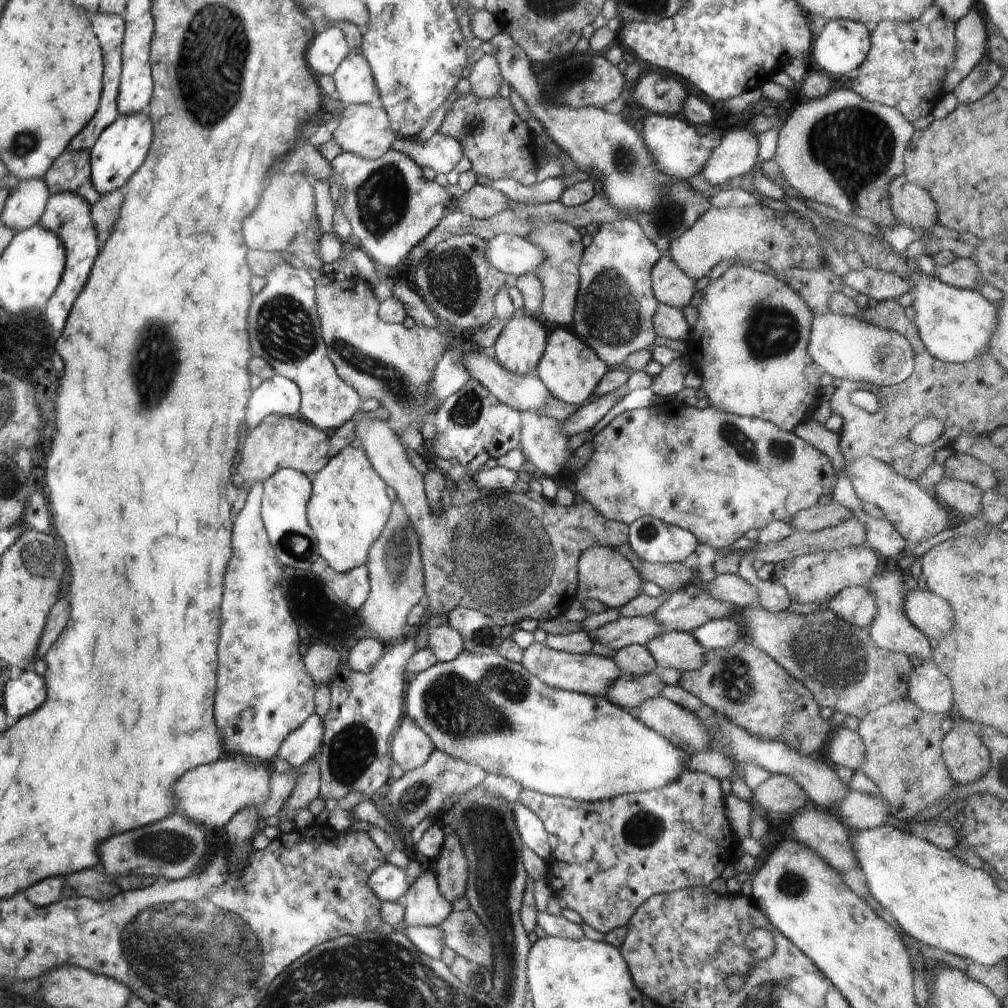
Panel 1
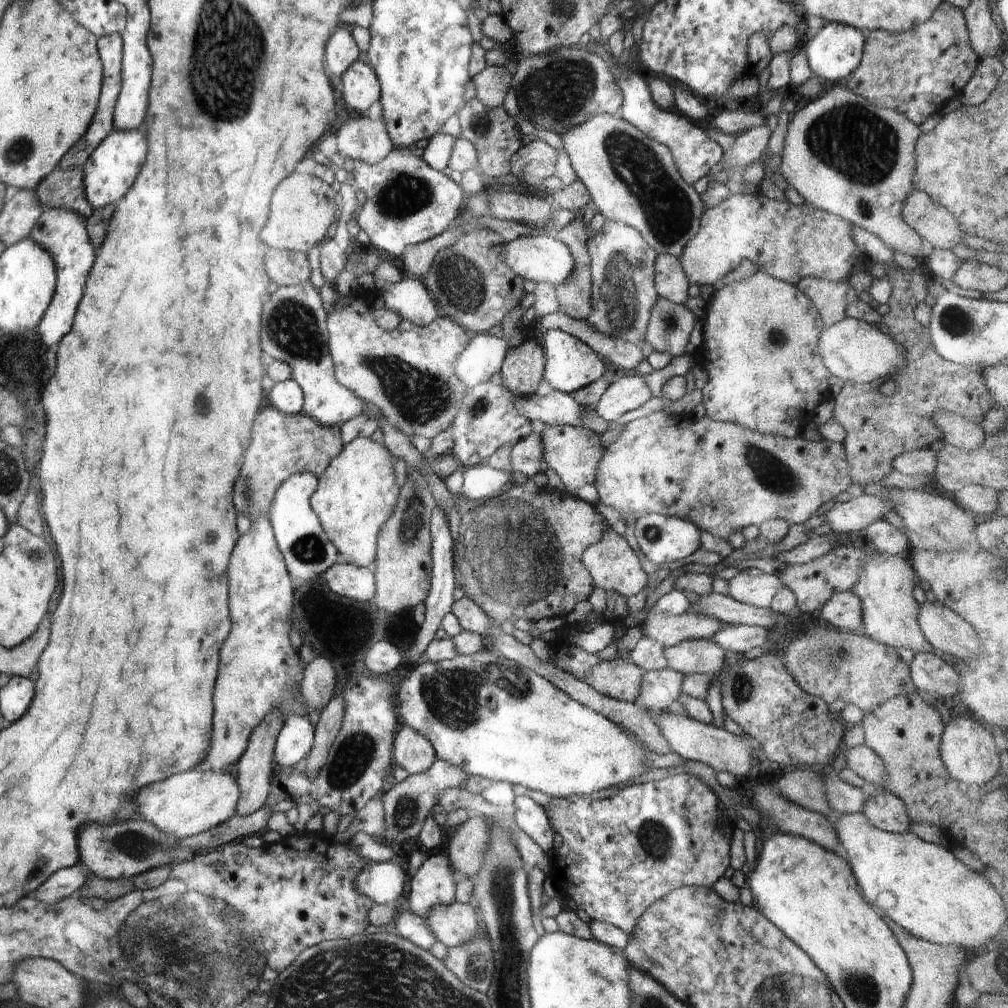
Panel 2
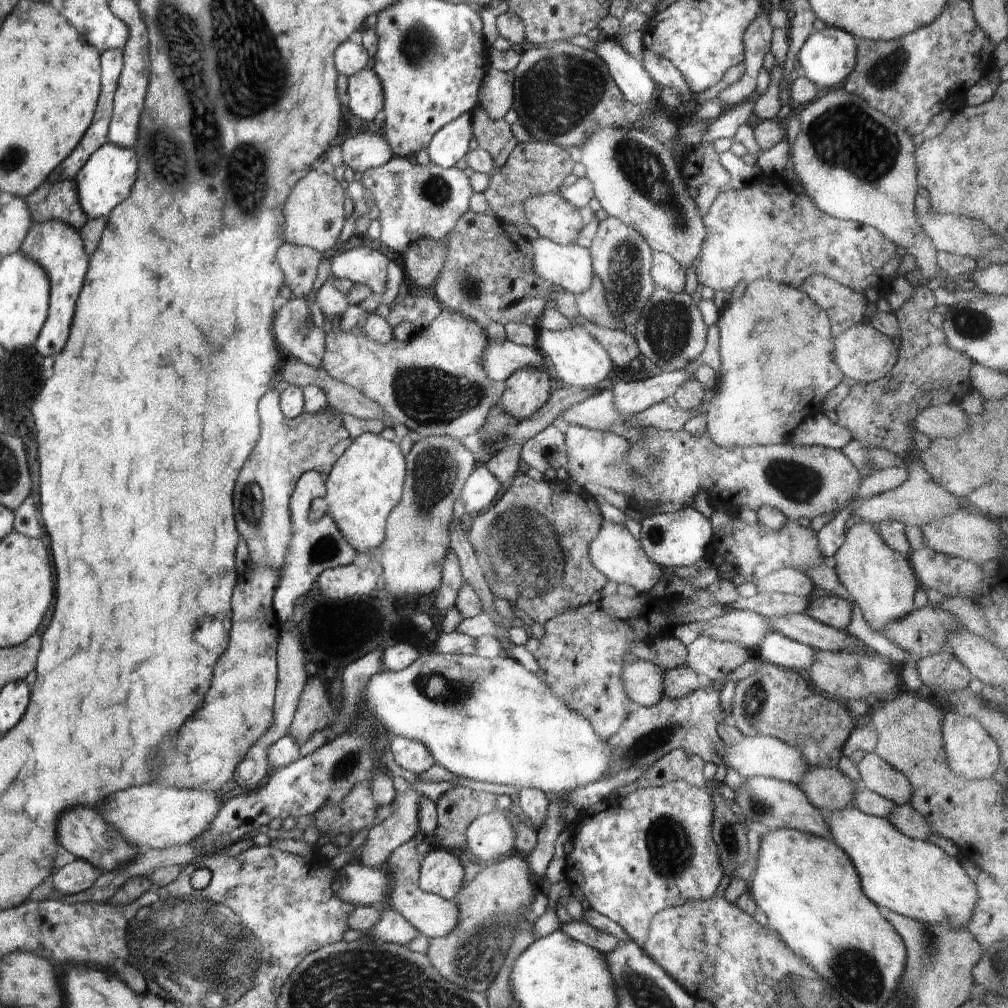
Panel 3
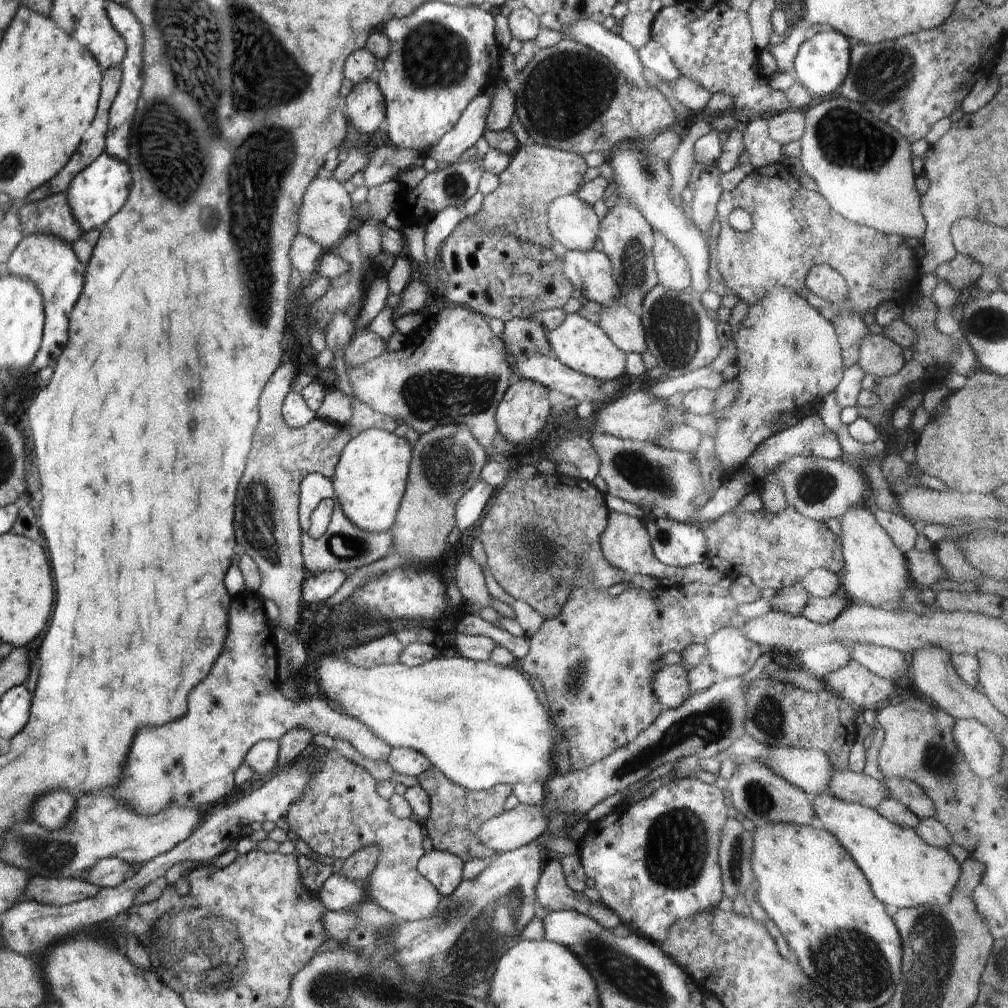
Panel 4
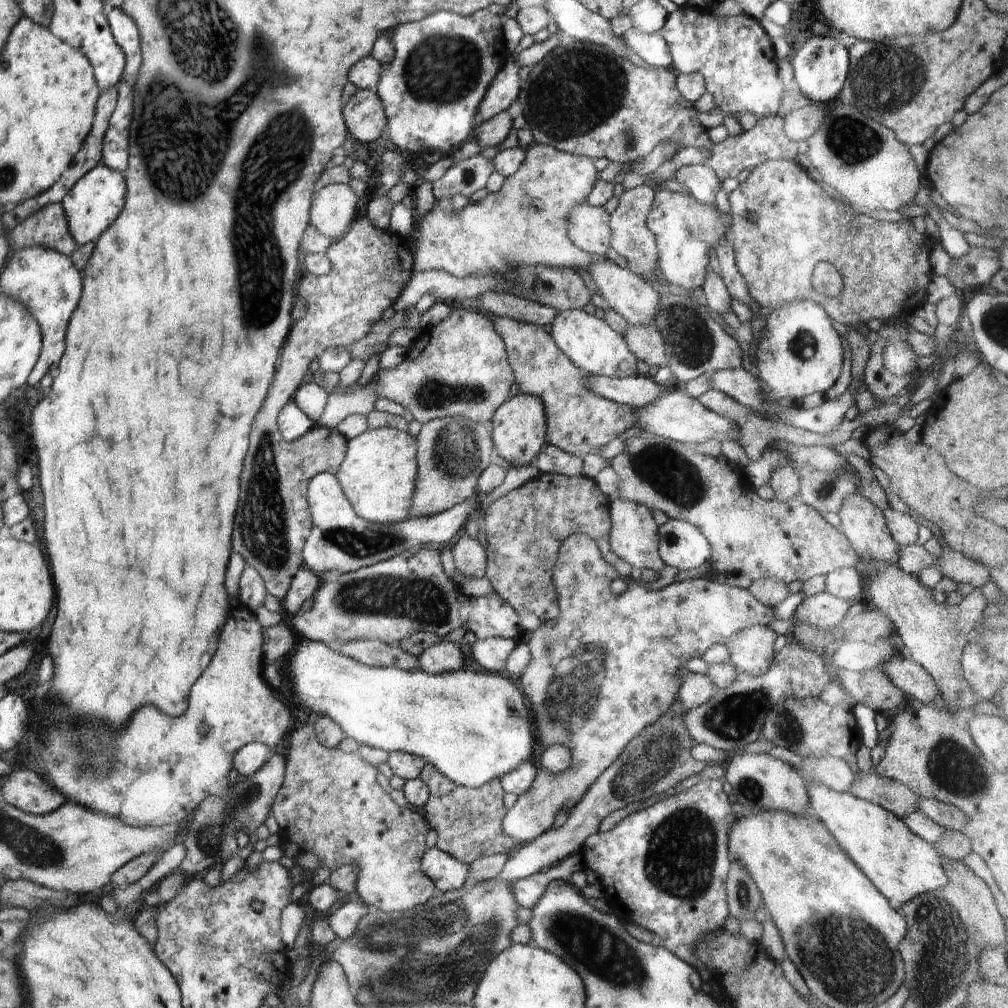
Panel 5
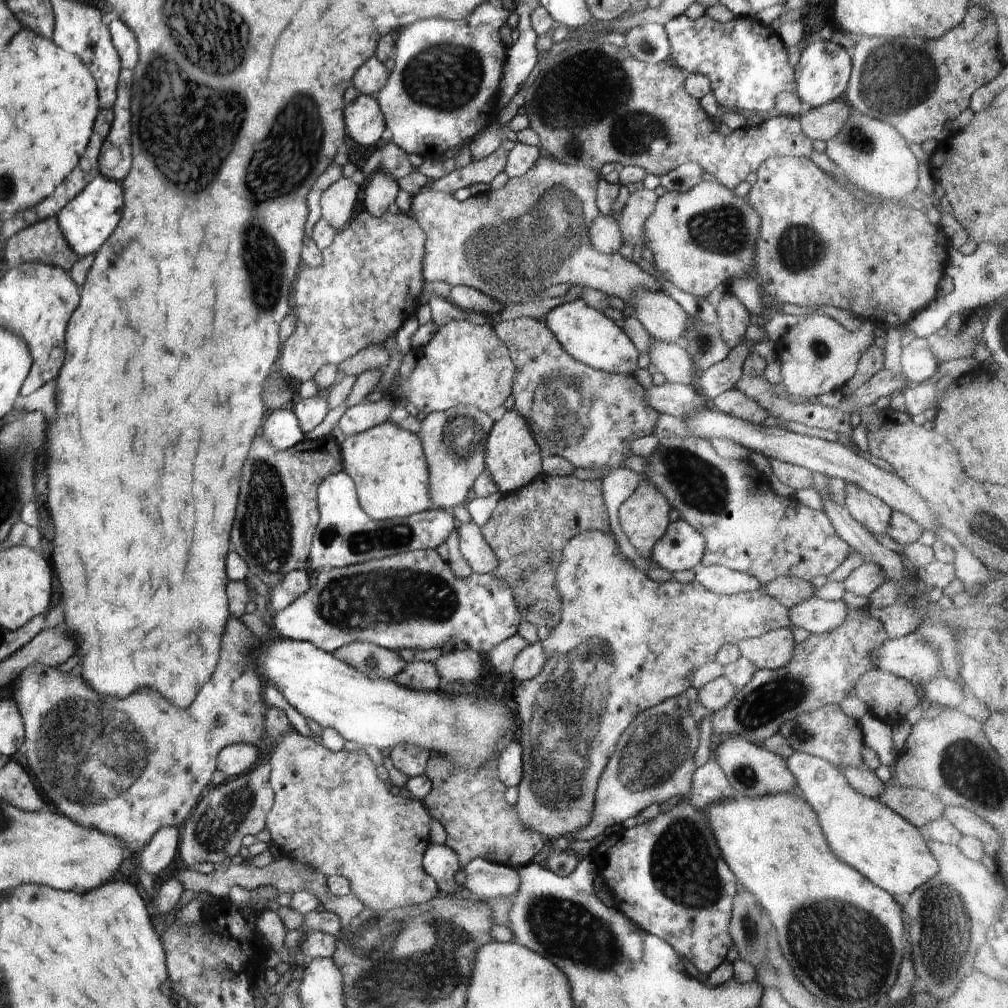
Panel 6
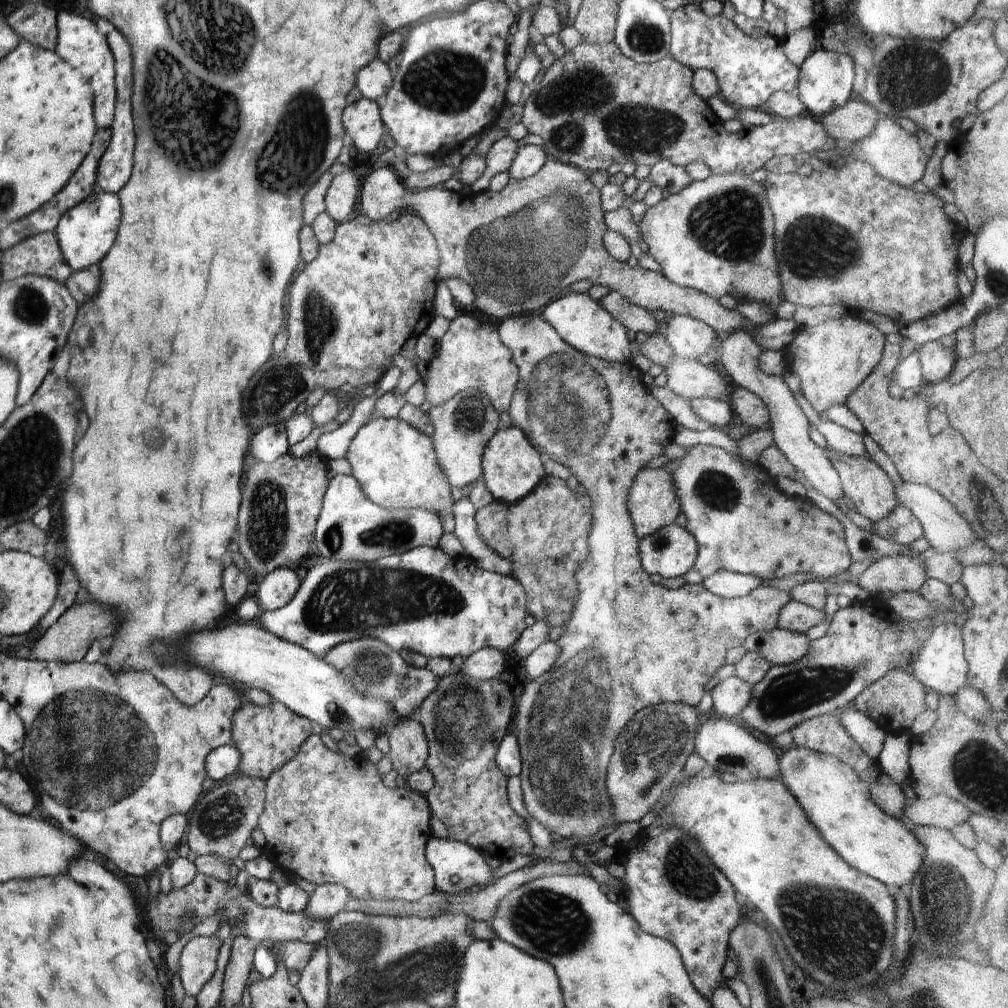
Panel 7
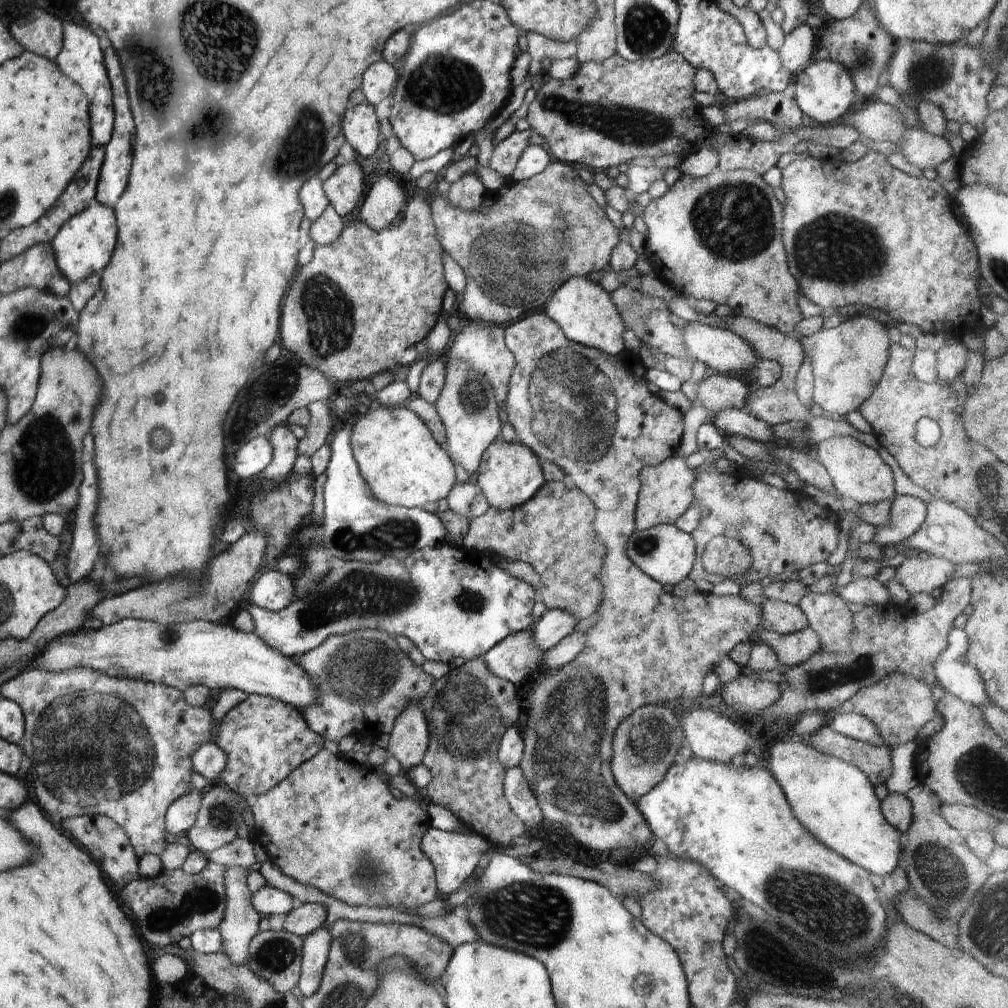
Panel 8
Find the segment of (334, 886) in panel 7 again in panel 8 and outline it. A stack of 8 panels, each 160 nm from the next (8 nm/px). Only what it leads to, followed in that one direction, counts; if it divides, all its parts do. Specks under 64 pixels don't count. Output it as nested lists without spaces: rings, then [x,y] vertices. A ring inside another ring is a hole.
[[[299,903],[288,912],[283,923],[284,930],[305,939],[326,924],[327,910],[323,904]]]

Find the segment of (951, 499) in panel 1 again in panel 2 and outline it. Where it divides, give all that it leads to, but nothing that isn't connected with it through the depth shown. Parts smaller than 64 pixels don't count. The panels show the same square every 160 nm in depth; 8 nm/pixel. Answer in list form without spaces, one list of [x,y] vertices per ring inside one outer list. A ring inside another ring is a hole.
[[[968,484],[957,492],[948,494],[953,501],[964,510],[971,510],[976,514],[991,514],[995,516],[998,508],[997,490],[987,486]]]

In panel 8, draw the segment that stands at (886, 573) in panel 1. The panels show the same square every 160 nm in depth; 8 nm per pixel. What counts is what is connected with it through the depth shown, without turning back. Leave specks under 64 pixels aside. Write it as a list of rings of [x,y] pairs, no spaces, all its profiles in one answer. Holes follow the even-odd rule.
[[[833,436],[820,441],[813,448],[813,455],[824,465],[839,494],[852,498],[858,504],[872,504],[894,498],[894,475],[878,451],[868,447],[854,436]]]

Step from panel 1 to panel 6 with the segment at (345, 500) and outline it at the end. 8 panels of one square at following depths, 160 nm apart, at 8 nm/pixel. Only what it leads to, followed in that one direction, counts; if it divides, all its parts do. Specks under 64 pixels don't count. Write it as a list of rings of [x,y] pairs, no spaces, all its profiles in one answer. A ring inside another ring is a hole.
[[[391,421],[346,437],[340,445],[343,471],[354,482],[361,508],[378,521],[433,509],[429,468],[419,436]]]

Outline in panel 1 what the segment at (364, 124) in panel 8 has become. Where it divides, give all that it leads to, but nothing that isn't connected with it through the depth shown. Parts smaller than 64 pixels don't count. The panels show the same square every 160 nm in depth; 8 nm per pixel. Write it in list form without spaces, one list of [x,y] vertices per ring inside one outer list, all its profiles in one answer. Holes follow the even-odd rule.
[[[359,51],[348,54],[332,74],[335,97],[347,107],[369,105],[376,86],[368,62]]]

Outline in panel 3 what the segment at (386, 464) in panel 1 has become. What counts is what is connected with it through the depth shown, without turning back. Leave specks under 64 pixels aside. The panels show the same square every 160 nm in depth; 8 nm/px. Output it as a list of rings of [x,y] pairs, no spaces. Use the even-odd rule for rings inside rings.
[[[518,474],[517,476],[514,476],[512,482],[503,488],[500,497],[494,502],[494,505],[487,511],[481,513],[480,516],[477,516],[474,520],[474,526],[472,526],[472,530],[468,532],[467,537],[469,538],[469,541],[472,542],[473,550],[481,566],[484,578],[488,579],[490,593],[492,593],[494,597],[501,597],[502,600],[507,600],[510,602],[510,606],[513,605],[517,610],[526,612],[526,614],[534,620],[534,623],[543,626],[546,622],[549,622],[552,618],[555,618],[560,614],[576,610],[576,608],[589,604],[592,594],[600,591],[606,586],[606,583],[608,582],[606,576],[602,576],[602,574],[592,566],[592,562],[590,562],[588,556],[588,546],[599,536],[603,520],[599,505],[594,497],[585,490],[585,488],[580,488],[578,484],[574,484],[574,482],[570,480],[555,480],[552,482],[543,480],[539,483],[538,480],[530,479],[530,476],[528,475]]]

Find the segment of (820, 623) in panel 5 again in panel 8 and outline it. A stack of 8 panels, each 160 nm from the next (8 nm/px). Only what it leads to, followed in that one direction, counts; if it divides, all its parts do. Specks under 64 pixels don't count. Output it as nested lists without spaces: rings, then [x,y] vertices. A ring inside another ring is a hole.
[[[768,599],[761,604],[764,629],[780,634],[790,634],[804,630],[809,625],[806,615],[798,605]]]

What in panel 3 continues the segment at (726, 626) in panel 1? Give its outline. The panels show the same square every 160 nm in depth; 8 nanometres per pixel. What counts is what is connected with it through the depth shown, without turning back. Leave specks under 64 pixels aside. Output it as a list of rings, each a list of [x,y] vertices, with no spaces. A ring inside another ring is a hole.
[[[770,632],[764,636],[760,644],[756,644],[753,650],[755,654],[761,654],[761,658],[775,667],[796,671],[806,675],[816,660],[816,649],[806,644],[800,644],[786,636]]]

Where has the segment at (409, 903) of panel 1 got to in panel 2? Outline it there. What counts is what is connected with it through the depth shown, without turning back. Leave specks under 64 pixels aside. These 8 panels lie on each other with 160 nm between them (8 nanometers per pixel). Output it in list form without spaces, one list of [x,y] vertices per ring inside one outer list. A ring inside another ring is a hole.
[[[437,851],[428,853],[427,860],[409,875],[405,895],[410,910],[425,918],[430,909],[452,904],[455,901],[456,882],[447,856]]]

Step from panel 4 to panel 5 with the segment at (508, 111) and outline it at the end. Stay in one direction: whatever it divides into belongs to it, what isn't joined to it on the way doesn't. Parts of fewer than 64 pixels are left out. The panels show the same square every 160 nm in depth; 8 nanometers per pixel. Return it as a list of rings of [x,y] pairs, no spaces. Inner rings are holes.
[[[508,111],[498,113],[496,116],[477,124],[473,130],[473,140],[480,146],[480,150],[485,148],[496,148],[502,145],[512,128],[513,120]]]

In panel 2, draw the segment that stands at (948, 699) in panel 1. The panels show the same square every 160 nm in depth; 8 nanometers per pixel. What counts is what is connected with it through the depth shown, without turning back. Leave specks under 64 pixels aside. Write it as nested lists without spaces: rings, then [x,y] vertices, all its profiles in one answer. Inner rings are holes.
[[[933,652],[915,654],[909,666],[916,692],[927,692],[933,698],[951,698],[959,693],[956,667]]]

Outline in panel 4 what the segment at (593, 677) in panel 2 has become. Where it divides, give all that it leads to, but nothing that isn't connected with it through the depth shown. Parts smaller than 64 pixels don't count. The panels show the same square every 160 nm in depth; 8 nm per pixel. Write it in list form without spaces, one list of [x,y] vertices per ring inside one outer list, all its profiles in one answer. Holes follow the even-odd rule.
[[[666,665],[657,671],[653,691],[664,709],[678,708],[690,695],[688,668]]]

